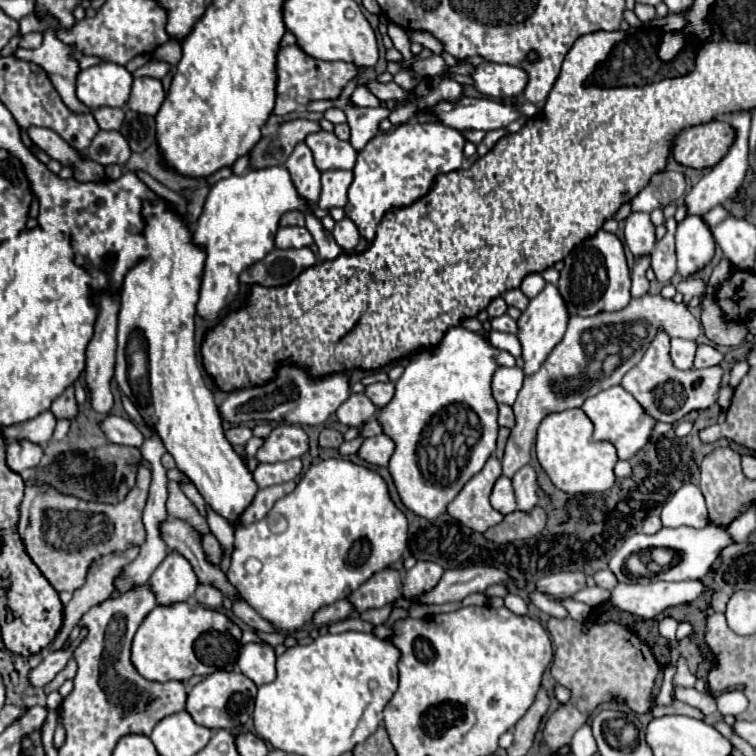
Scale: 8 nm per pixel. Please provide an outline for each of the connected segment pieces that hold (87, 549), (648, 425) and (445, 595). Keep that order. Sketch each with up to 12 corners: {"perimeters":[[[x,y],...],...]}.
{"perimeters":[[[151,469],[117,505],[25,487],[19,533],[55,591],[143,545]],[[621,385],[581,409],[593,439],[629,461],[657,423]],[[491,565],[449,569],[423,605],[463,601],[509,575]]]}

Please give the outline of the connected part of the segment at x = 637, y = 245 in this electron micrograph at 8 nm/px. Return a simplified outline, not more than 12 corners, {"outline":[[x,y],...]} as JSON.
{"outline":[[631,213],[625,243],[635,257],[651,255],[655,225],[649,213]]}

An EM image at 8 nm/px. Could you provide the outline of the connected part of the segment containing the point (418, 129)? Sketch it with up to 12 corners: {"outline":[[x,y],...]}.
{"outline":[[403,123],[357,153],[345,215],[383,215],[461,169],[459,131]]}

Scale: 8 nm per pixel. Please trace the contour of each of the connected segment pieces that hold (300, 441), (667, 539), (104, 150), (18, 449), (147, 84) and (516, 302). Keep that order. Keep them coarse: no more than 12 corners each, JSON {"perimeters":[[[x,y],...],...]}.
{"perimeters":[[[281,423],[257,451],[261,463],[301,457],[309,439],[301,427]],[[677,527],[635,533],[613,553],[619,582],[625,559],[643,549],[669,547],[681,555],[661,581],[703,579],[735,541],[721,529]],[[99,131],[87,149],[99,165],[123,165],[131,149],[119,131]],[[31,441],[5,447],[7,465],[15,473],[35,467],[43,449]],[[159,79],[133,81],[127,105],[155,115],[165,99]],[[511,289],[503,293],[507,305],[523,311],[529,305],[529,299],[521,289]]]}

